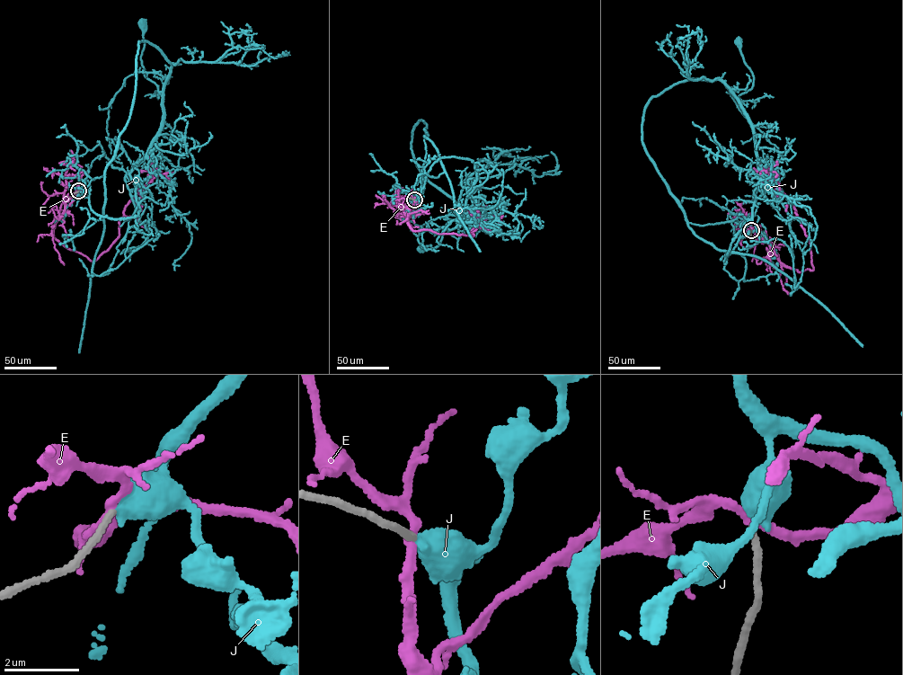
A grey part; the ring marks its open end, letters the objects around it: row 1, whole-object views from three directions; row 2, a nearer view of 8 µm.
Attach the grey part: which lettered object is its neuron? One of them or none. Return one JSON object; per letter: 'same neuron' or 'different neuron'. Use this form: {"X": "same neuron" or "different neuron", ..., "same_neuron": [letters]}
{"E": "different neuron", "J": "same neuron", "same_neuron": ["J"]}

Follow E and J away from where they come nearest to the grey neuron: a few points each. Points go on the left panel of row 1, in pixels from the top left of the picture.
E: (78, 190), (66, 202), (53, 235), (92, 262), (119, 235), (125, 207), (144, 186), (165, 173), (171, 185)
J: (78, 190), (84, 181), (103, 217), (140, 211), (129, 172), (163, 106), (145, 75), (142, 23)

